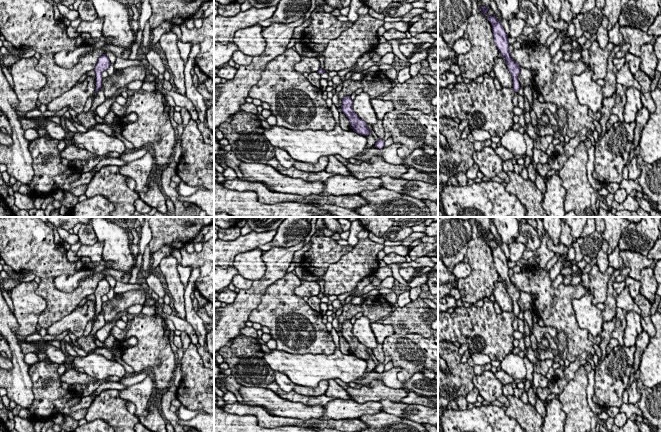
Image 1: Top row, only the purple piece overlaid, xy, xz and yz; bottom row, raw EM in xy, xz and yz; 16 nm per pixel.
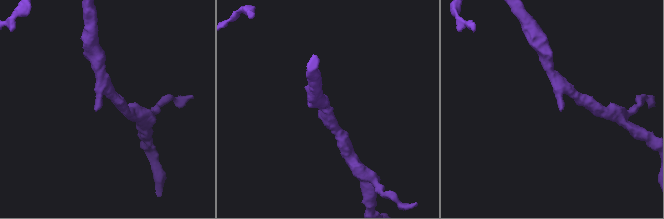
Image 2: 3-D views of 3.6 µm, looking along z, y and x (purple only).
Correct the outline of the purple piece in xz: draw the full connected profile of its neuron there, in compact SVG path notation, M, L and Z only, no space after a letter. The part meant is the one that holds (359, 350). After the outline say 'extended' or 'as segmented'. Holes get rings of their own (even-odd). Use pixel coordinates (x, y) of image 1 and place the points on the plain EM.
M345 320L342 323L342 336L349 343L353 355L360 359L367 360L371 357L371 354L367 351L366 346L361 344L354 336L354 334L352 333L352 328L353 324L350 322L350 320Z | as segmented

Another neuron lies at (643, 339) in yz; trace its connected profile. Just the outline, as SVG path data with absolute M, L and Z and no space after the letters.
M642 331L636 338L636 351L634 353L634 363L633 363L633 369L631 370L632 374L635 374L635 372L639 369L641 357L648 346L650 342L650 336L647 334L647 332Z

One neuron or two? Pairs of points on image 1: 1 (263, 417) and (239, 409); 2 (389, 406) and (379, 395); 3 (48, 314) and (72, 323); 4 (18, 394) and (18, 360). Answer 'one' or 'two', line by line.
1: one
2: two
3: two
4: one

